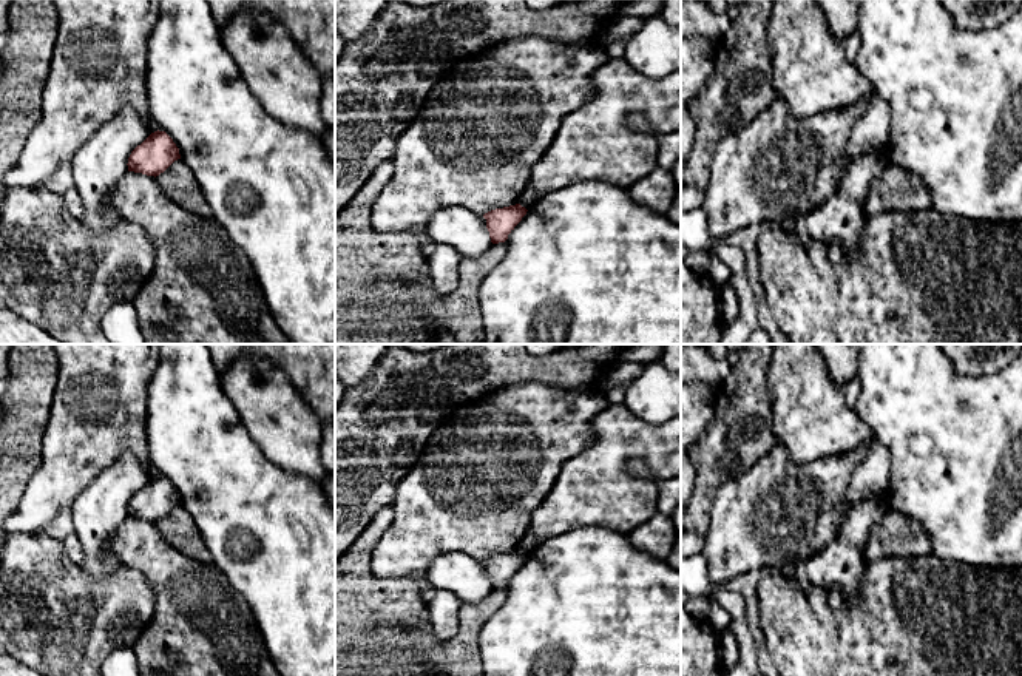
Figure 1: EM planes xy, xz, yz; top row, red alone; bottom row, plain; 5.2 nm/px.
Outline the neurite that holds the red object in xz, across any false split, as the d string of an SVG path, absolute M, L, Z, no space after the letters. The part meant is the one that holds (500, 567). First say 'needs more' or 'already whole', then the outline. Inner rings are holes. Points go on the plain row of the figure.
already whole; M520 549L496 554L483 560L486 565L486 574L492 590L505 588L508 580L526 560L526 554Z

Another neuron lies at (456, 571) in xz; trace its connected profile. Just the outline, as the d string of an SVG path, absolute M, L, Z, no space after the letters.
M451 551L435 557L426 580L434 591L451 591L463 603L483 600L492 591L483 560L463 551Z

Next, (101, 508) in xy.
M125 449L76 499L71 508L74 532L85 551L80 568L90 576L107 576L124 568L111 551L111 537L128 519L131 497L150 480L145 463L136 452Z

